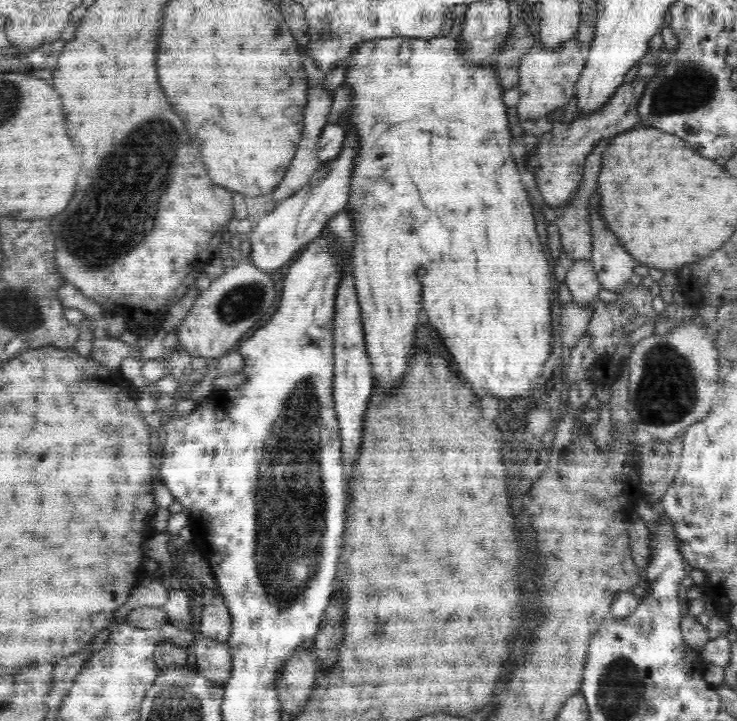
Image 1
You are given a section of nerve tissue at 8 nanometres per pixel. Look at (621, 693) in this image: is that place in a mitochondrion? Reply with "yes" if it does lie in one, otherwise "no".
yes

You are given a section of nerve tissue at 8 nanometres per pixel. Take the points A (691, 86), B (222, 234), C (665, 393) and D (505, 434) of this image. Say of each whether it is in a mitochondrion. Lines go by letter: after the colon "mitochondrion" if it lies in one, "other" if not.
A: mitochondrion
B: other
C: mitochondrion
D: mitochondrion

